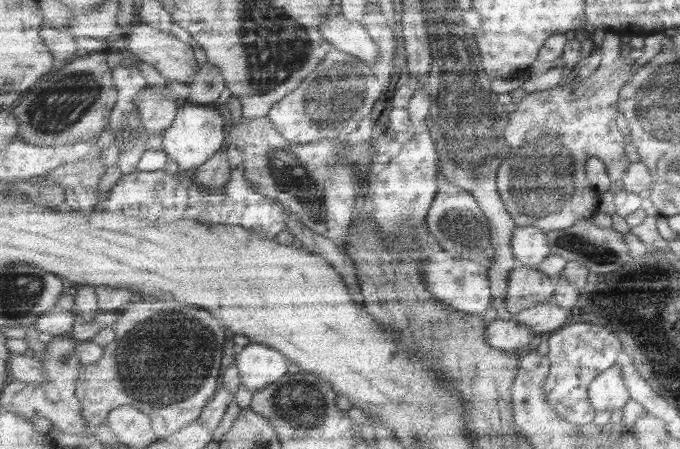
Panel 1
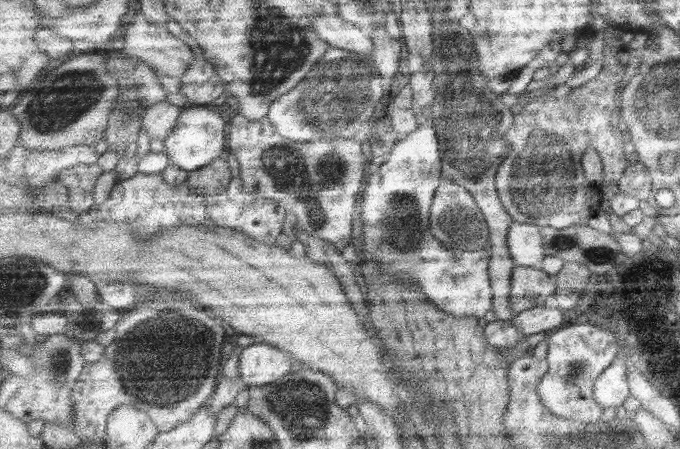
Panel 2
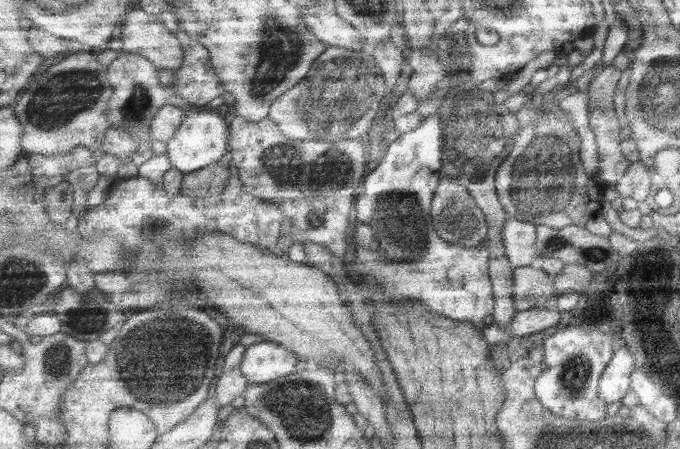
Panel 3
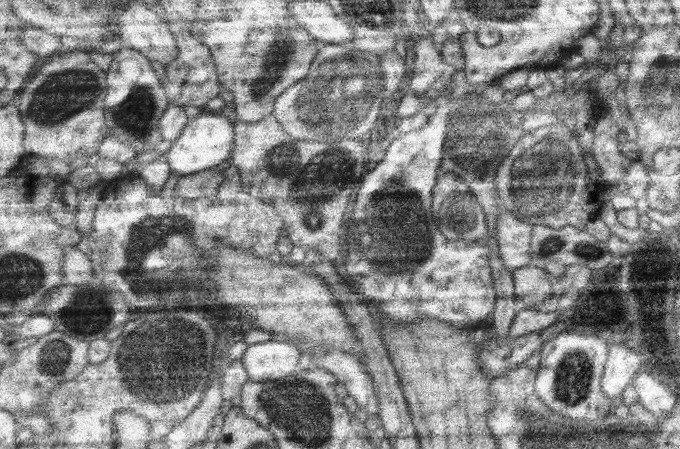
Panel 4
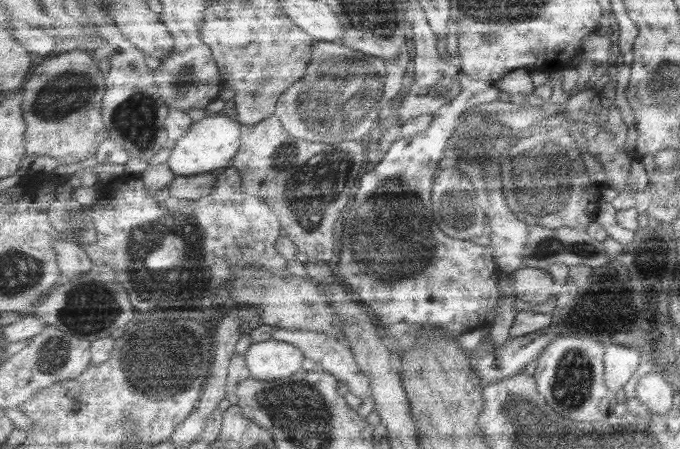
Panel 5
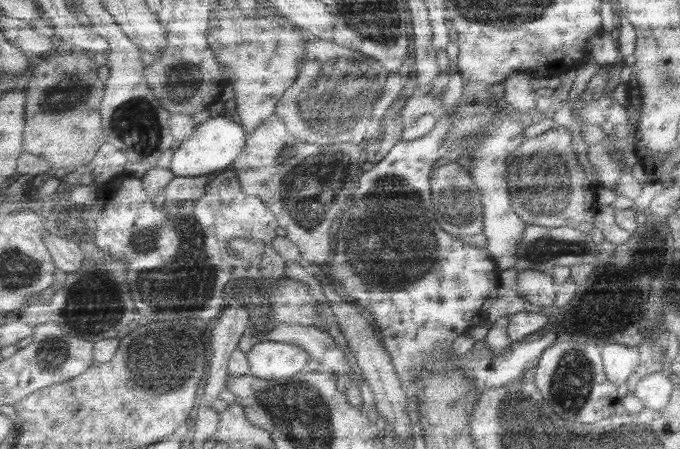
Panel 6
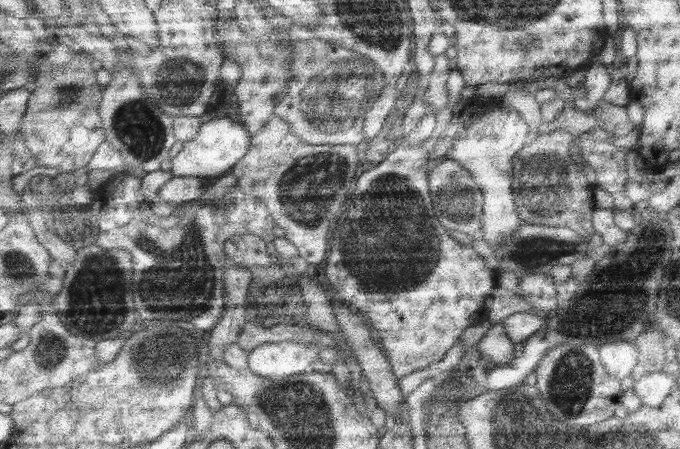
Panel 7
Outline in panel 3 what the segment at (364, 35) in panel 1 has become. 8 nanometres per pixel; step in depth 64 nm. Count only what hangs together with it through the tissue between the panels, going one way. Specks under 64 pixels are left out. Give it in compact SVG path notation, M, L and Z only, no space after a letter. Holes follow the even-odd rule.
M309 6L305 10L305 22L321 38L321 42L329 46L339 46L339 48L349 48L349 50L361 50L363 48L363 36L357 28L347 24L341 16L335 12L327 10L327 6Z

